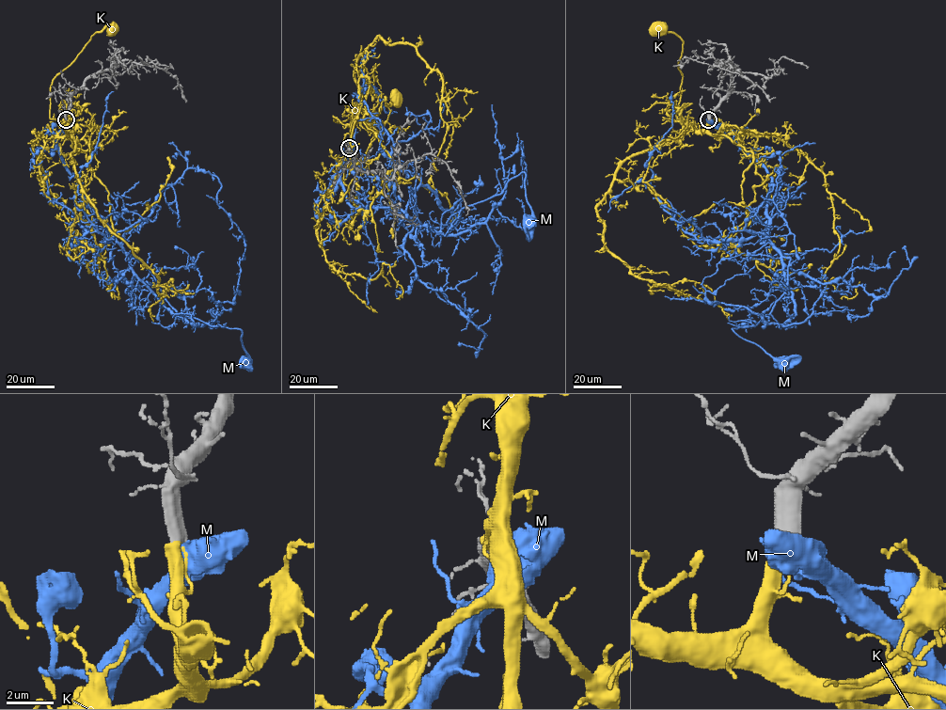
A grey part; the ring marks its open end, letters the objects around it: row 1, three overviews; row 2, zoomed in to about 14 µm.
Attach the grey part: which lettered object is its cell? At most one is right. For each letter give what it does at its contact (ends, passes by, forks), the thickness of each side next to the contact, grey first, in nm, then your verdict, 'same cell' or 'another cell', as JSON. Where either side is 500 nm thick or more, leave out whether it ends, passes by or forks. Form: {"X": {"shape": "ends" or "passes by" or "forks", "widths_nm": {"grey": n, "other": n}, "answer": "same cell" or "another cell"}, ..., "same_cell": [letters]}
{"K": {"widths_nm": {"grey": 650, "other": 550}, "answer": "same cell"}, "M": {"widths_nm": {"grey": 650, "other": 750}, "answer": "another cell"}, "same_cell": ["K"]}

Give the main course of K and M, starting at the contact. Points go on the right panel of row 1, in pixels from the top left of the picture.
K: (708, 119), (704, 129), (687, 129), (676, 118), (683, 41), (657, 28)
M: (709, 119), (771, 179), (768, 239), (790, 259), (788, 285), (772, 311), (755, 325), (732, 329), (782, 360)

